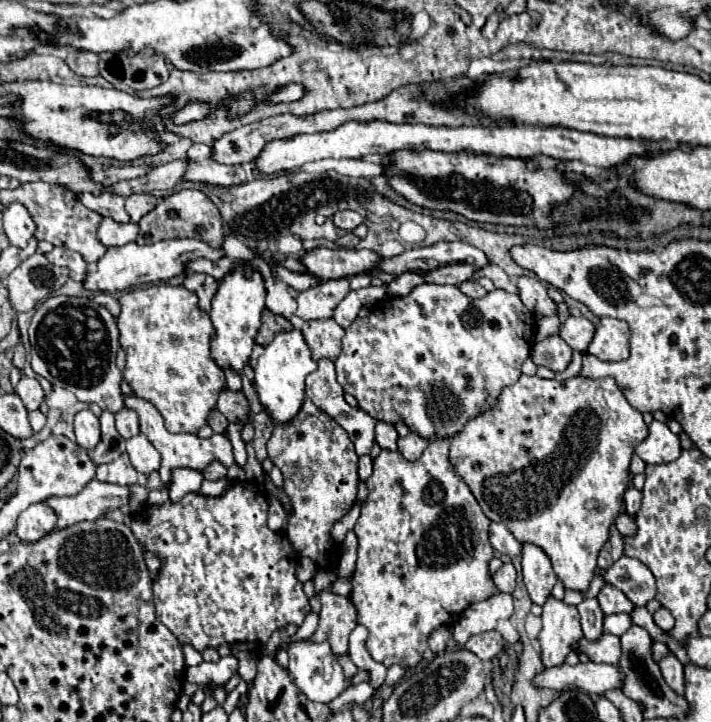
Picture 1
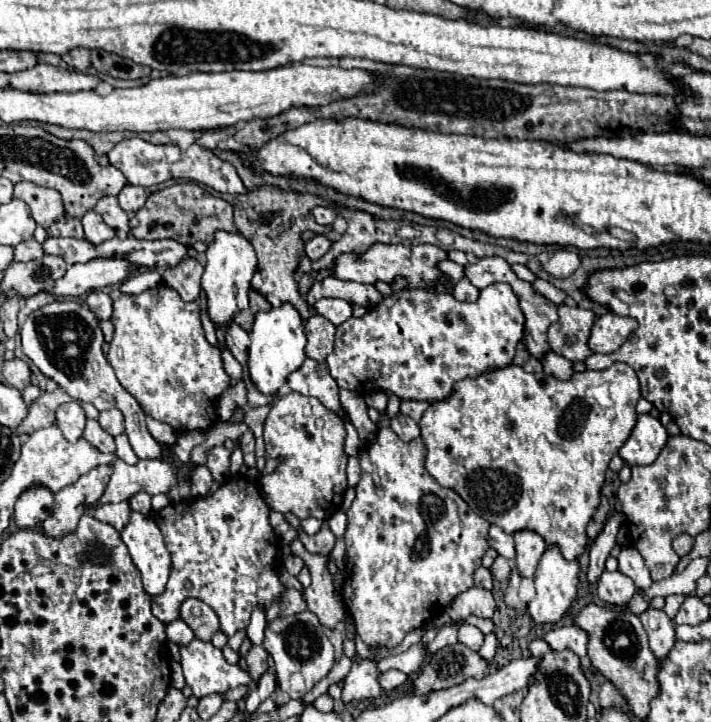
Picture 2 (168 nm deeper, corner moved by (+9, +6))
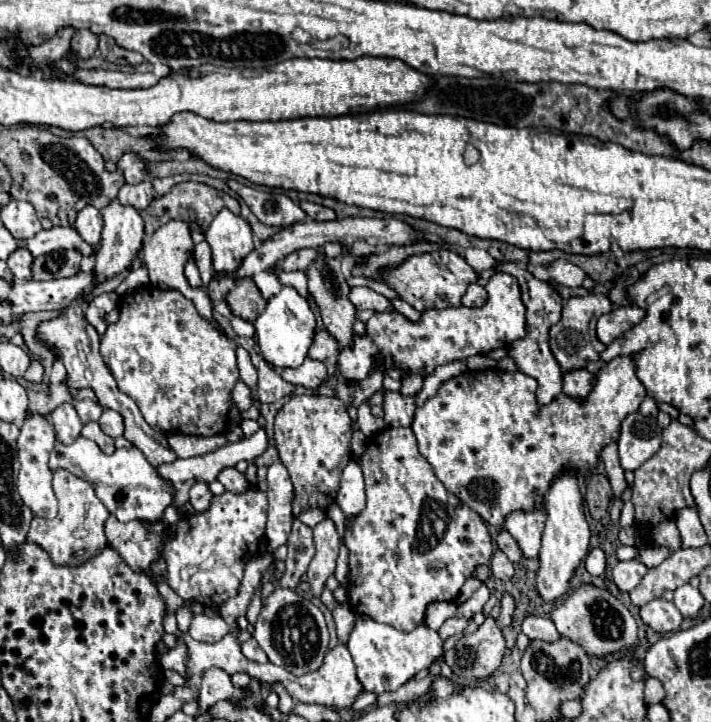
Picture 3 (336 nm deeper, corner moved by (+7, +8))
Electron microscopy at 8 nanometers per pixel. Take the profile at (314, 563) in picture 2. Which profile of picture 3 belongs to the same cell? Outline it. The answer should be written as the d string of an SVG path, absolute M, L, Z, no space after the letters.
M330 518L322 520L314 526L314 542L316 542L316 556L312 558L308 566L308 582L312 586L312 594L320 596L326 578L334 572L338 548L342 544L342 538Z

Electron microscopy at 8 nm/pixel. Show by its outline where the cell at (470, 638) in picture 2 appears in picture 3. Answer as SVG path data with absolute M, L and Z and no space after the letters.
M452 616L448 618L440 628L438 628L438 634L442 640L446 640L448 636L454 636L454 634L462 634L466 628L468 628L468 618L458 618L458 616Z

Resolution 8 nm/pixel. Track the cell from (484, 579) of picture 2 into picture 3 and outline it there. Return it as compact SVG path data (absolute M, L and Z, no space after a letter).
M468 578L468 580L464 582L464 586L462 586L462 590L460 590L460 596L458 596L456 604L464 604L464 602L476 592L476 588L478 588L480 584L482 584L482 582L480 582L478 578Z

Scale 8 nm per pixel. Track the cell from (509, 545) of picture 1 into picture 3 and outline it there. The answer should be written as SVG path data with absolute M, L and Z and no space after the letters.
M502 530L502 532L498 534L496 544L498 544L498 548L500 548L514 564L520 564L520 562L522 562L522 550L520 550L520 546L516 544L516 540L514 540L506 530Z

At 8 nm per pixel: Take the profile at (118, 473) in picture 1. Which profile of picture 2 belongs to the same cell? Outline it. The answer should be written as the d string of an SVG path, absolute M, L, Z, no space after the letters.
M96 466L88 474L80 476L72 486L60 490L54 506L54 514L44 520L44 532L60 538L72 530L76 530L80 516L86 512L86 506L94 506L96 498L100 498L108 478L112 476L112 466Z

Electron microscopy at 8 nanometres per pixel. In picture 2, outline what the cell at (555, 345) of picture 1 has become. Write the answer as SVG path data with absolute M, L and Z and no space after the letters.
M548 350L542 358L540 358L542 366L544 366L544 374L554 376L554 378L570 378L572 372L572 362L568 362L564 356Z

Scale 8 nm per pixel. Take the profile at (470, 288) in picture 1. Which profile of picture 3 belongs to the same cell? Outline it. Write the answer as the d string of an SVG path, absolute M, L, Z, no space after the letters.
M470 284L470 288L466 290L466 296L462 298L462 306L482 306L486 302L488 294L484 290L484 286L480 284Z

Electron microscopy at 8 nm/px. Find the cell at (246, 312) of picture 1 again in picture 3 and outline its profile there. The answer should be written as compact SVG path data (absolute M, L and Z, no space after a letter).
M228 208L220 210L204 236L212 248L212 266L216 276L234 272L234 268L242 264L244 256L254 248L250 224Z

